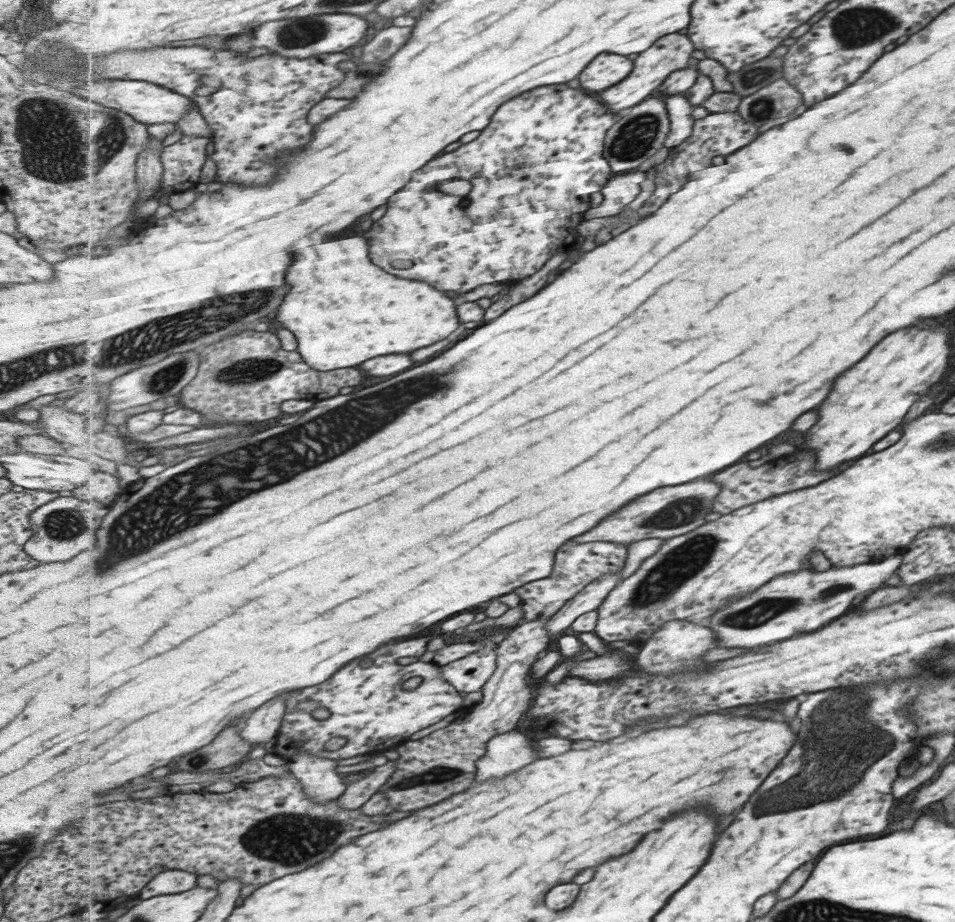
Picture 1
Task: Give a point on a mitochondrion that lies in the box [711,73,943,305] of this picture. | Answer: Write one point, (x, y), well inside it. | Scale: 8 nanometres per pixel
(762, 106)

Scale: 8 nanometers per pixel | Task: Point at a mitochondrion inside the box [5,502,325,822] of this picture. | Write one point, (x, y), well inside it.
(64, 524)

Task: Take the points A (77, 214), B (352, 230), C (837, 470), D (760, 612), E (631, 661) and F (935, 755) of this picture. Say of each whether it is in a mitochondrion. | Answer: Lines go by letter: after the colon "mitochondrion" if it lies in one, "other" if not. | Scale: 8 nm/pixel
A: other
B: other
C: other
D: mitochondrion
E: other
F: other

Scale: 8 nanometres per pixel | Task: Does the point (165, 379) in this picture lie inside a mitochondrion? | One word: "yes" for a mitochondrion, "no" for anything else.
yes

